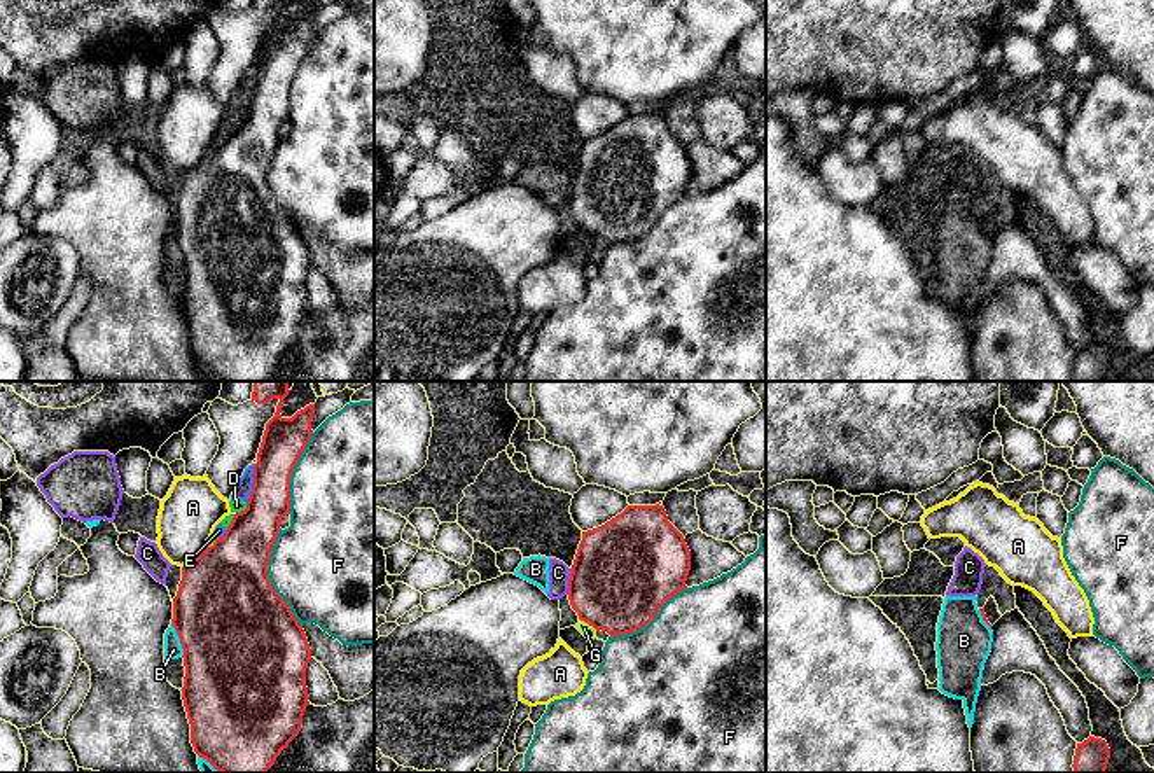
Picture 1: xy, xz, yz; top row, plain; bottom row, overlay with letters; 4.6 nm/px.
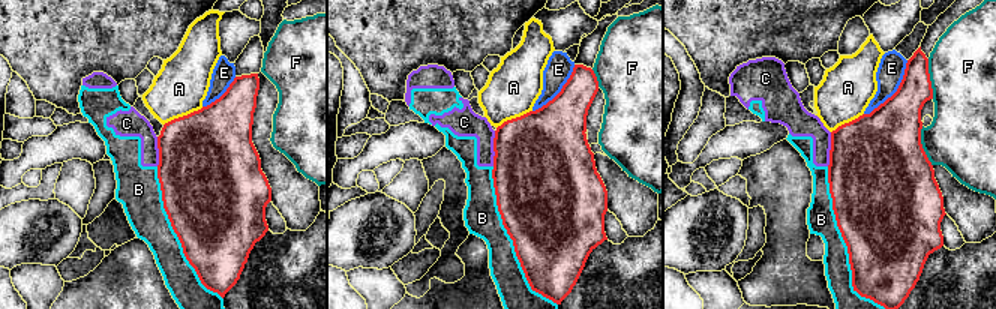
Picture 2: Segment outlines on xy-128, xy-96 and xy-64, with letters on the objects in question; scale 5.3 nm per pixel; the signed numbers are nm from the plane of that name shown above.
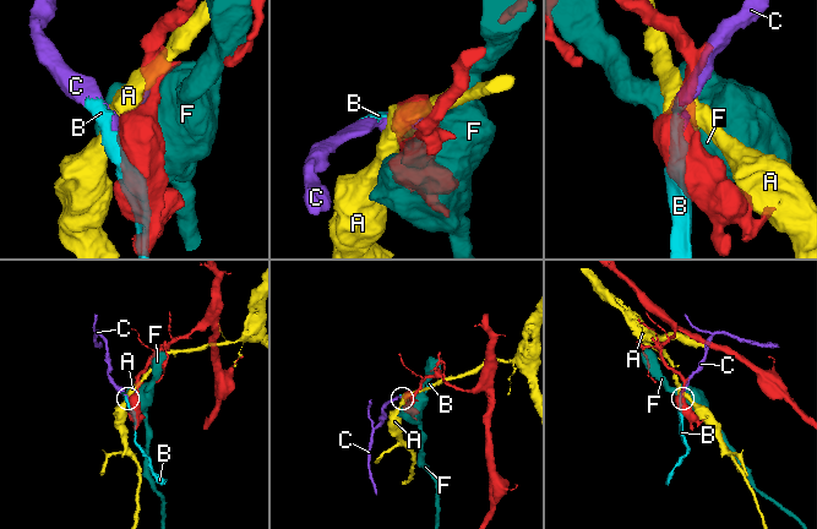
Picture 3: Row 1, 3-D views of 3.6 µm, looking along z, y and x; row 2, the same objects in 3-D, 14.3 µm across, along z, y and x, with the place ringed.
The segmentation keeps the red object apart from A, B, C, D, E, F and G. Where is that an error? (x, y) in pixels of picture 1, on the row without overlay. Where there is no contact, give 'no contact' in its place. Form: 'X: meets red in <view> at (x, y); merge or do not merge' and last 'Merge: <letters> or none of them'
A: meets red in xy at (194, 167); do not merge
B: meets red in xy at (180, 249); do not merge
C: meets red in xz at (569, 189); do not merge
D: meets red in xy at (235, 123); do not merge
E: meets red in xy at (254, 91); do not merge
F: meets red in xy at (268, 186); do not merge
G: meets red in xz at (588, 231); do not merge
Merge: none of them

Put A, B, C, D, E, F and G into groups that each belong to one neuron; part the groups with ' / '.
A / B C / D E G / F

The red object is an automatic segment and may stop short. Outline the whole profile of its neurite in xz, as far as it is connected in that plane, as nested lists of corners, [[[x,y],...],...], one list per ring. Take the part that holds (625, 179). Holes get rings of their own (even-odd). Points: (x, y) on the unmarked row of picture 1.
[[[628,114],[605,133],[582,140],[568,208],[579,227],[610,245],[647,234],[659,217],[685,194],[691,159],[684,143],[668,129],[663,114]]]

